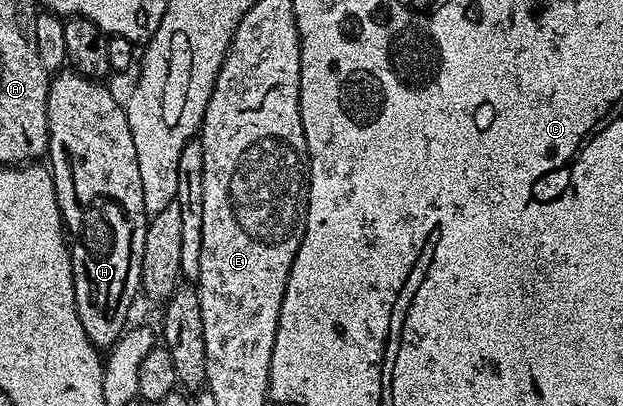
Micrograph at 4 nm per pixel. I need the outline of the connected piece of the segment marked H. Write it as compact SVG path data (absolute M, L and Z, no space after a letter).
M60 71L50 78L51 86L47 96L47 152L46 156L51 157L49 168L53 187L57 195L59 210L63 216L63 228L69 238L71 250L71 266L73 267L73 287L75 288L75 306L77 315L81 319L81 327L85 327L85 335L94 343L100 351L110 350L116 339L128 328L127 316L131 313L131 304L135 296L140 296L143 280L141 279L141 263L145 255L145 235L147 234L147 222L149 220L145 211L145 195L141 195L141 167L137 163L137 147L133 147L133 131L129 131L129 119L126 108L118 101L109 90L103 86L102 80L86 77L84 73L74 71Z

